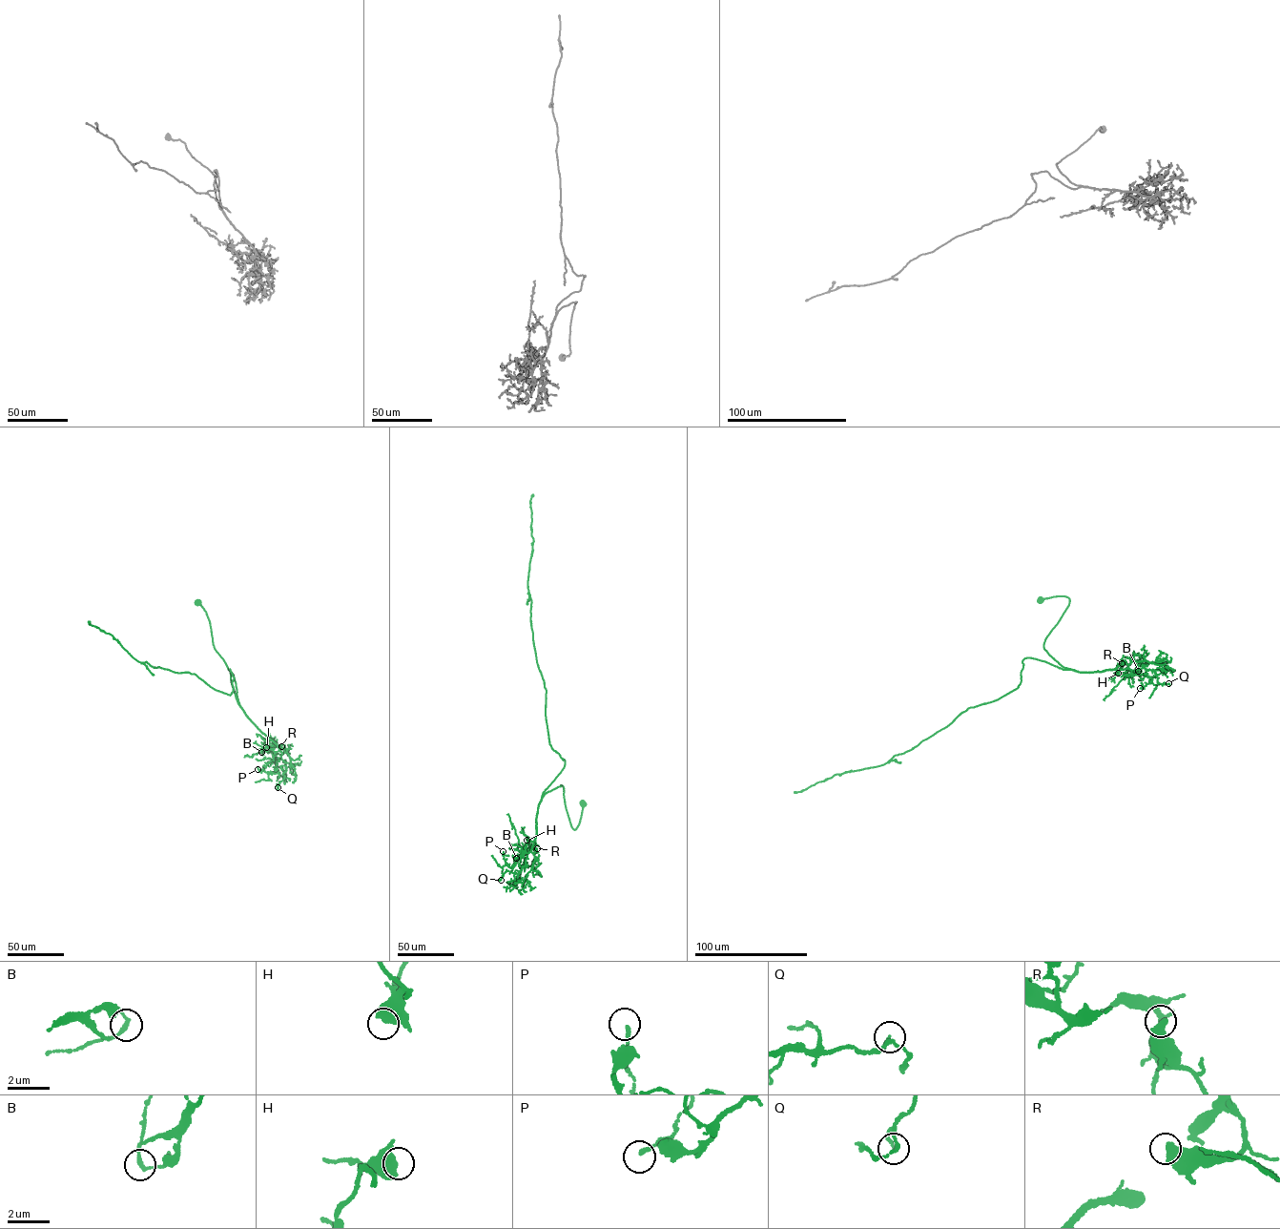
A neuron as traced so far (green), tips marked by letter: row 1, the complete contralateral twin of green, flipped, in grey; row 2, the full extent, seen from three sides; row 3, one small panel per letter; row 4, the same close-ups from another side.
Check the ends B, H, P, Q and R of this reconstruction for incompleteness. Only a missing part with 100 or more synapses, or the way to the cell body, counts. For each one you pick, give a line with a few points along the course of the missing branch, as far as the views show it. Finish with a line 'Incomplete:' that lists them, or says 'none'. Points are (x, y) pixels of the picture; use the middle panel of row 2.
Incomplete: none

